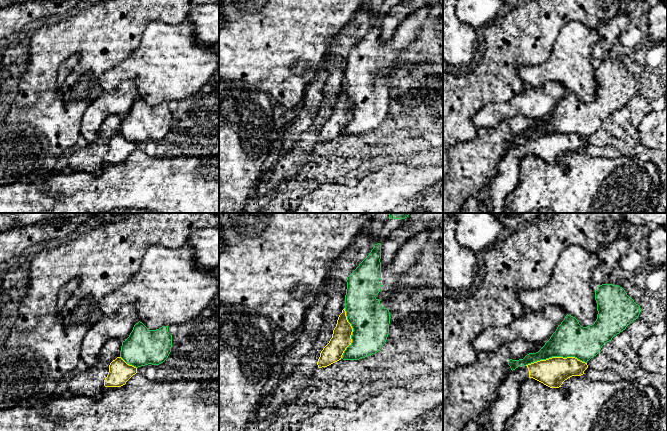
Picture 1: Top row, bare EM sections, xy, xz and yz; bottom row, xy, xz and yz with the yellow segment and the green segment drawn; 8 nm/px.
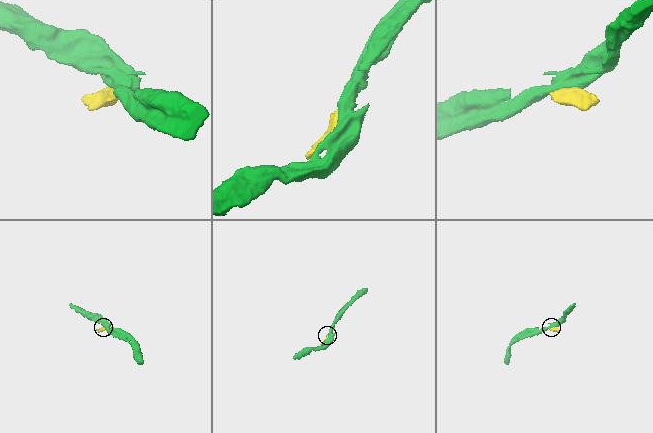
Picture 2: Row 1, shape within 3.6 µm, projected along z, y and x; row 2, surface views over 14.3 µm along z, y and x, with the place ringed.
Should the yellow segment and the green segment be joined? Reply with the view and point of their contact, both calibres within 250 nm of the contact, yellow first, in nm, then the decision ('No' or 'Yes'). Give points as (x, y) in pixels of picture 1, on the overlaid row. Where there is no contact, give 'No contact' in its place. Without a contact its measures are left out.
Touches yellow at yz (555, 357). Thickness 240 nm (yellow) against 280 nm. No

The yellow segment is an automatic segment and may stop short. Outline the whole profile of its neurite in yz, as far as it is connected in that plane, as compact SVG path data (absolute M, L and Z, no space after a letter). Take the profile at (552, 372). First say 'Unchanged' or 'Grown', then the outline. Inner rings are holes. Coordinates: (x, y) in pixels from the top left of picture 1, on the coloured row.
Grown. M552 357L511 371L499 388L499 396L489 408L494 431L504 431L506 421L517 411L522 383L533 378L550 388L559 388L572 376L581 376L587 363L575 357Z

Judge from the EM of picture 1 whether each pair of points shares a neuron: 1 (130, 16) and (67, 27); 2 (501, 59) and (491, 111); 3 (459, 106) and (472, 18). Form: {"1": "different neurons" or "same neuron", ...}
{"1": "same neuron", "2": "different neurons", "3": "different neurons"}

